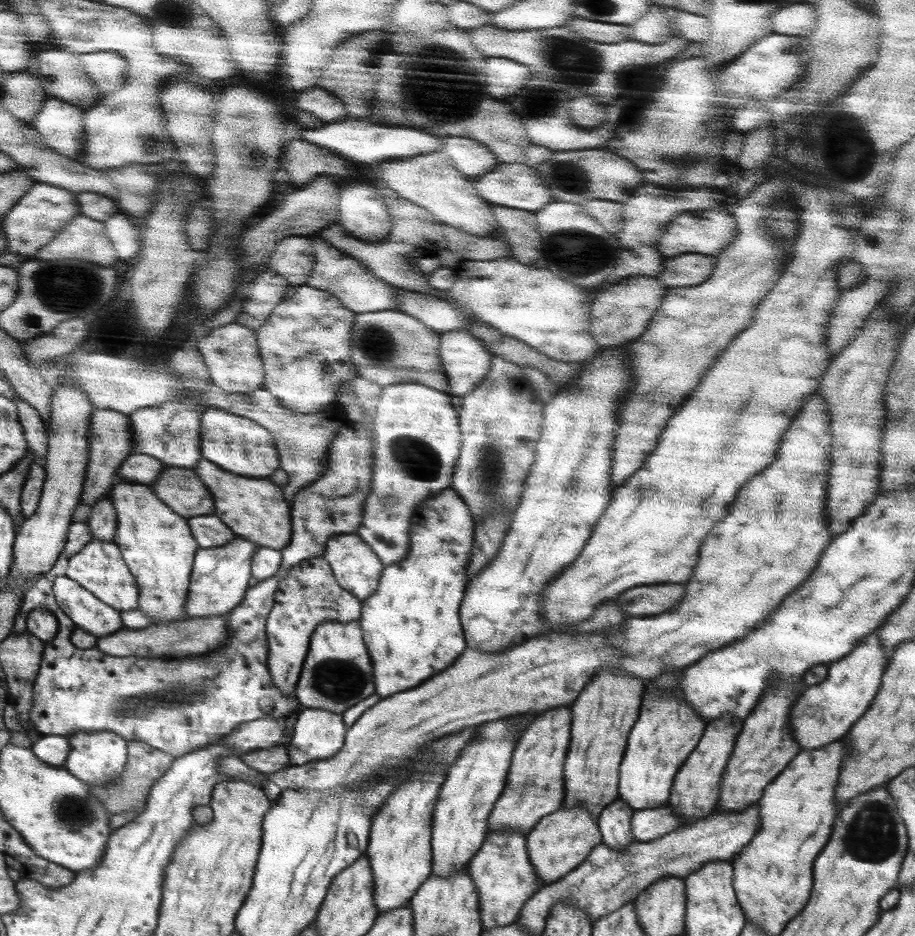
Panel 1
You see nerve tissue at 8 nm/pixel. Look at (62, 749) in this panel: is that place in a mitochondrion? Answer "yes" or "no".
no

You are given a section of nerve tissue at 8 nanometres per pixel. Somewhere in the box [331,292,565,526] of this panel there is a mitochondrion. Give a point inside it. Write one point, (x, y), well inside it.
(413, 456)

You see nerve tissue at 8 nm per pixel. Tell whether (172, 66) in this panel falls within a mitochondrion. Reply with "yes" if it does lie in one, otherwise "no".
no

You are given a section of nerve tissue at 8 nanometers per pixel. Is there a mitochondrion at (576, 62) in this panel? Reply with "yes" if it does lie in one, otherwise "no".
yes

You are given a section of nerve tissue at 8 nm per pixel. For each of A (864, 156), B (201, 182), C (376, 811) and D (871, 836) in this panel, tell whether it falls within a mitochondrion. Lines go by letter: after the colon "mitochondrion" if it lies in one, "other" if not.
A: mitochondrion
B: other
C: other
D: mitochondrion

